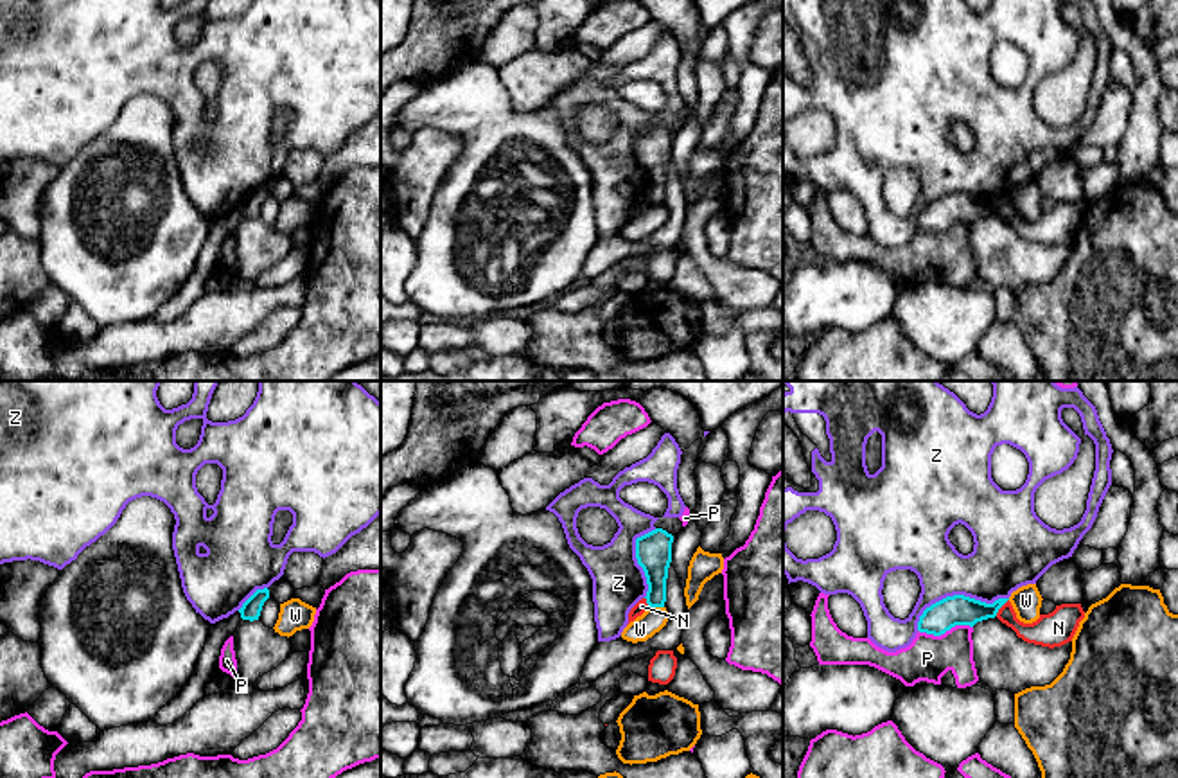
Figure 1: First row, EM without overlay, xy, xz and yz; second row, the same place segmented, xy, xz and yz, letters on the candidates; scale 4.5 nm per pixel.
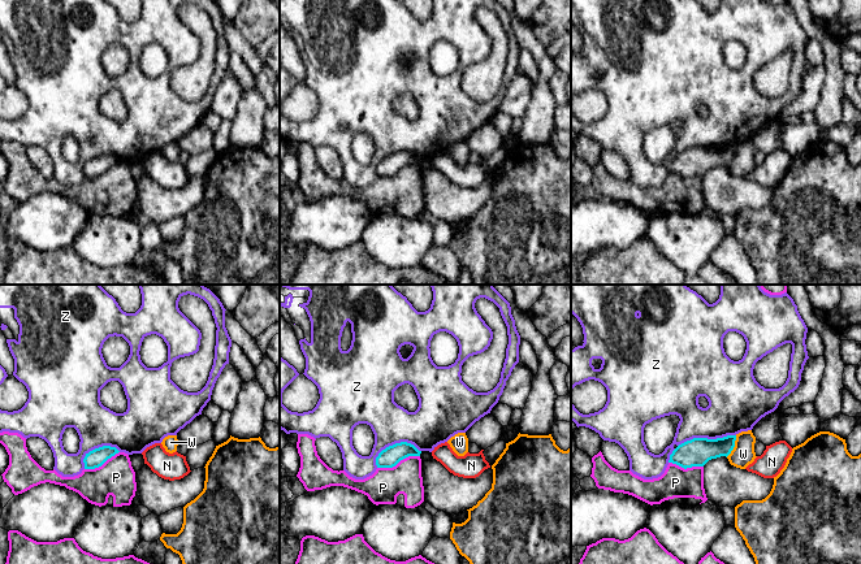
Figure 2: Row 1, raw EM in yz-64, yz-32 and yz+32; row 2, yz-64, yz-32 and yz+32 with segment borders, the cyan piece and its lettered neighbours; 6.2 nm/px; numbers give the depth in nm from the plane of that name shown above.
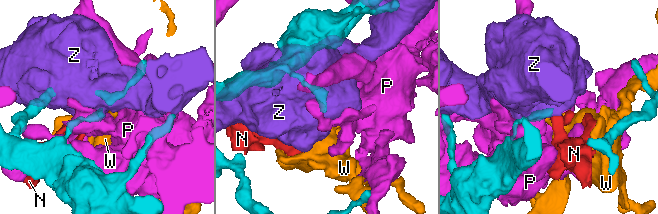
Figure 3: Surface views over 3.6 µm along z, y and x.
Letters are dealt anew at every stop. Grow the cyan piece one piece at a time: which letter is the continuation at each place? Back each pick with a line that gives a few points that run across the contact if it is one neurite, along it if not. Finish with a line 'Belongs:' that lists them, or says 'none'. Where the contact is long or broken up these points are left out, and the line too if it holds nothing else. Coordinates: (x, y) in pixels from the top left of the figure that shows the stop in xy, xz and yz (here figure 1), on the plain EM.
Belongs: none

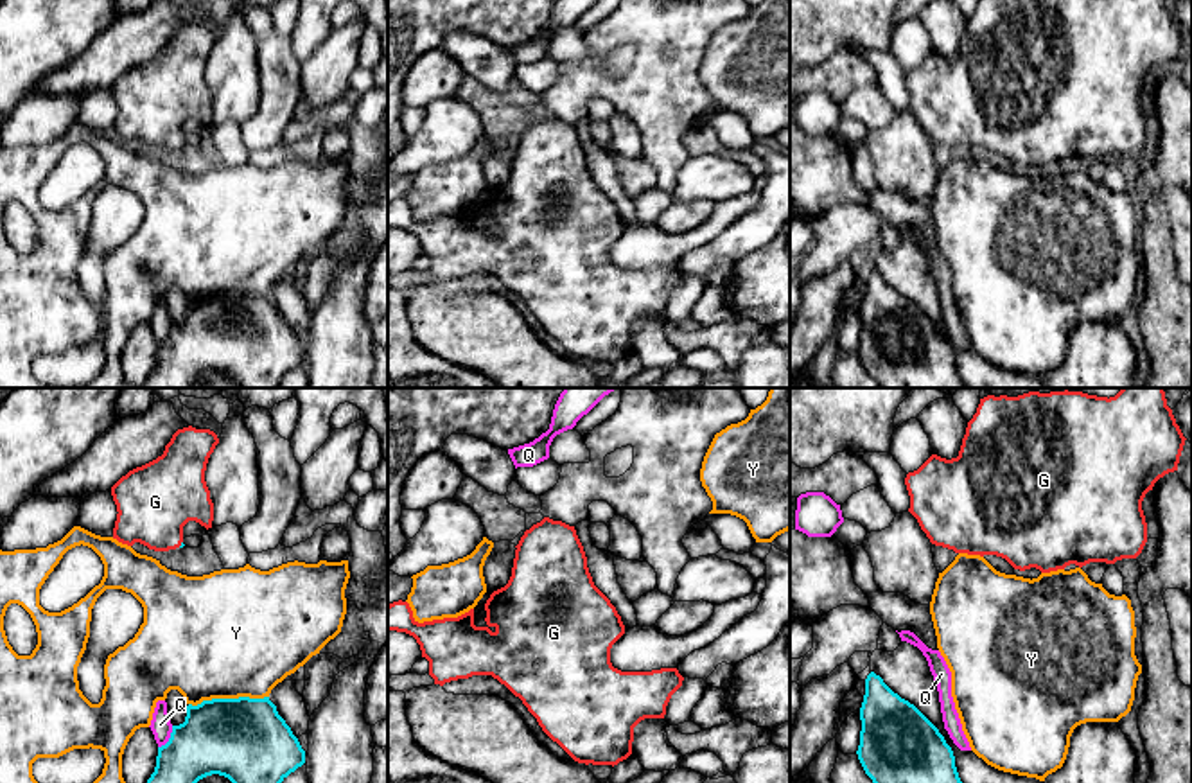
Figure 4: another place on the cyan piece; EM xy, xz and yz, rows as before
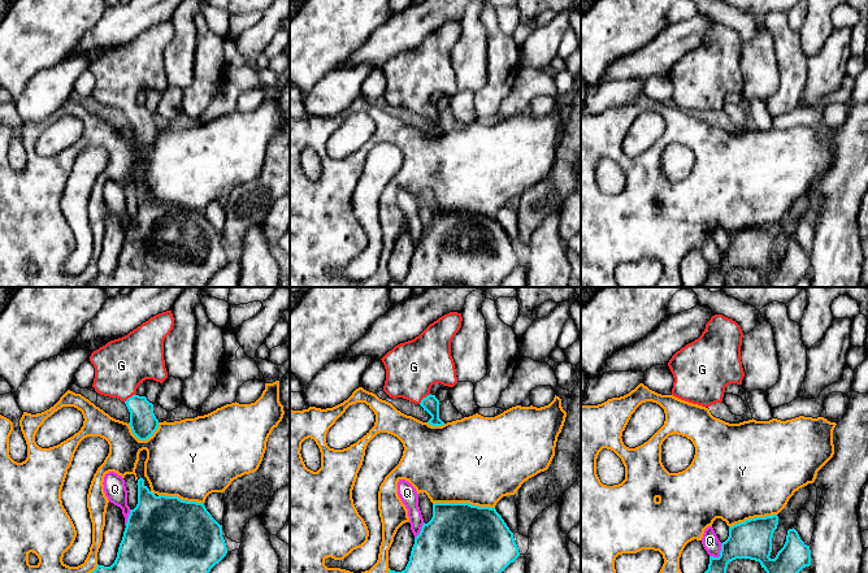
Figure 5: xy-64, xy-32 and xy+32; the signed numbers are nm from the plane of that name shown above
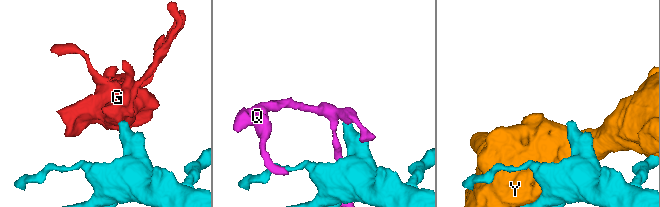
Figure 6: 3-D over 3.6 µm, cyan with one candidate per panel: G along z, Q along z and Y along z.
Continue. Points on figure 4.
G: line xy (182, 140), (182, 142), (155, 115), (155, 99)
Belongs: G

